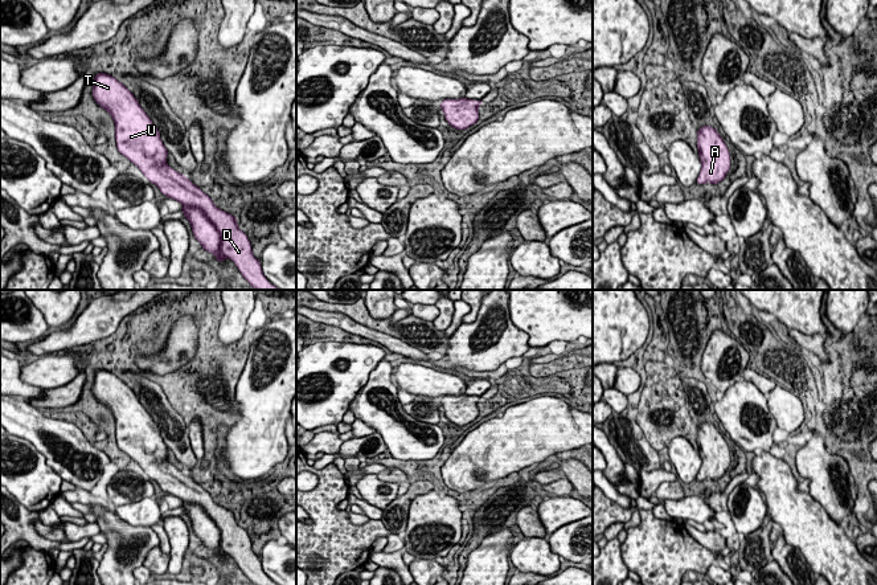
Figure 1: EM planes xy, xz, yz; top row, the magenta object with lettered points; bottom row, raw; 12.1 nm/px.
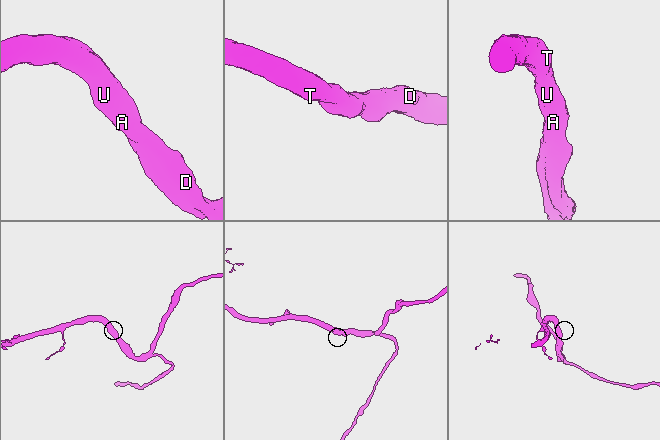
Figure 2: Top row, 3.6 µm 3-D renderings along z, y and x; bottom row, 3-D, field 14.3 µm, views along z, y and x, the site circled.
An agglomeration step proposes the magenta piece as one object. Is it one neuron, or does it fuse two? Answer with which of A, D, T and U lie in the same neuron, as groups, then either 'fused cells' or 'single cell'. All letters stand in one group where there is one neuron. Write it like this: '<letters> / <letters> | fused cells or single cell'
A D T U | single cell

